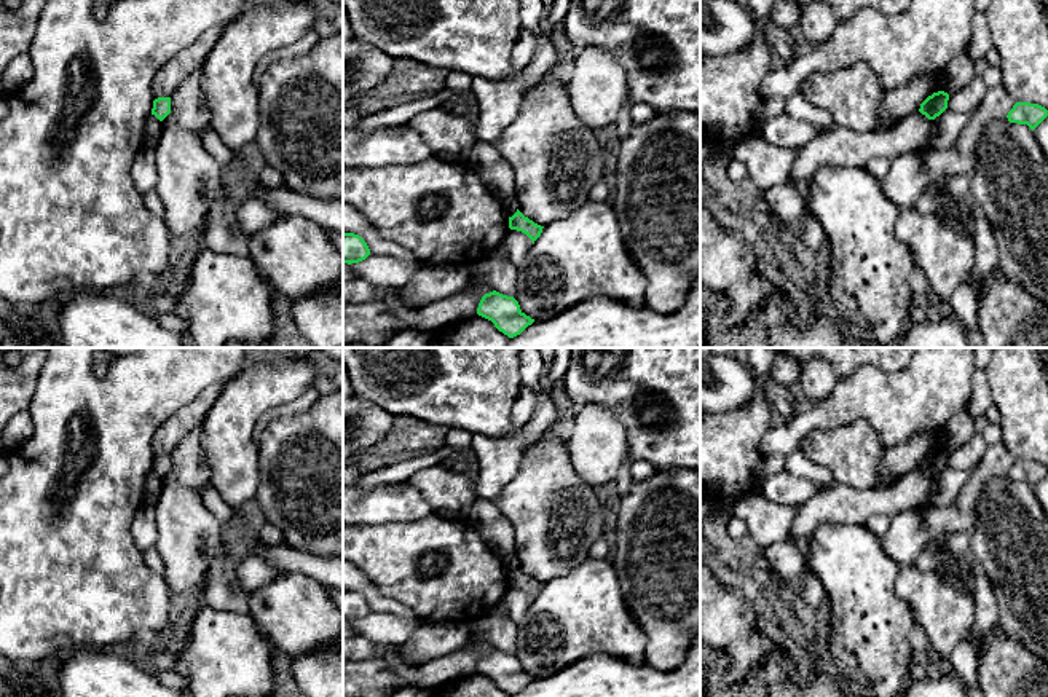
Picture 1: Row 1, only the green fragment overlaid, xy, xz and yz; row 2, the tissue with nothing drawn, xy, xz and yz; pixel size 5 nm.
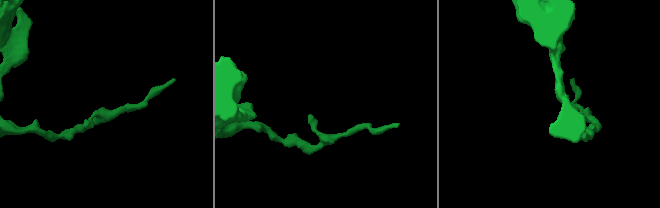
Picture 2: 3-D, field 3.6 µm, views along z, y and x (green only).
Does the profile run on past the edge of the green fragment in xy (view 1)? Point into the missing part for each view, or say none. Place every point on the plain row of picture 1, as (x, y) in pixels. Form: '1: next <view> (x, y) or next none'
1: next none

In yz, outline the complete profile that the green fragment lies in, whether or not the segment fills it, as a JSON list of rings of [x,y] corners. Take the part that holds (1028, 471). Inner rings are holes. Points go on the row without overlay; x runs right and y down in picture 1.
[[[1016,459],[1008,469],[1010,480],[1027,482],[1032,488],[1048,474],[1048,467],[1038,461]]]

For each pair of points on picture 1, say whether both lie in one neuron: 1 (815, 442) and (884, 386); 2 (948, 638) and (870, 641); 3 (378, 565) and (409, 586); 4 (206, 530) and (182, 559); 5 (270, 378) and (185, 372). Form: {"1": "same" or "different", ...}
{"1": "different", "2": "different", "3": "same", "4": "same", "5": "different"}

